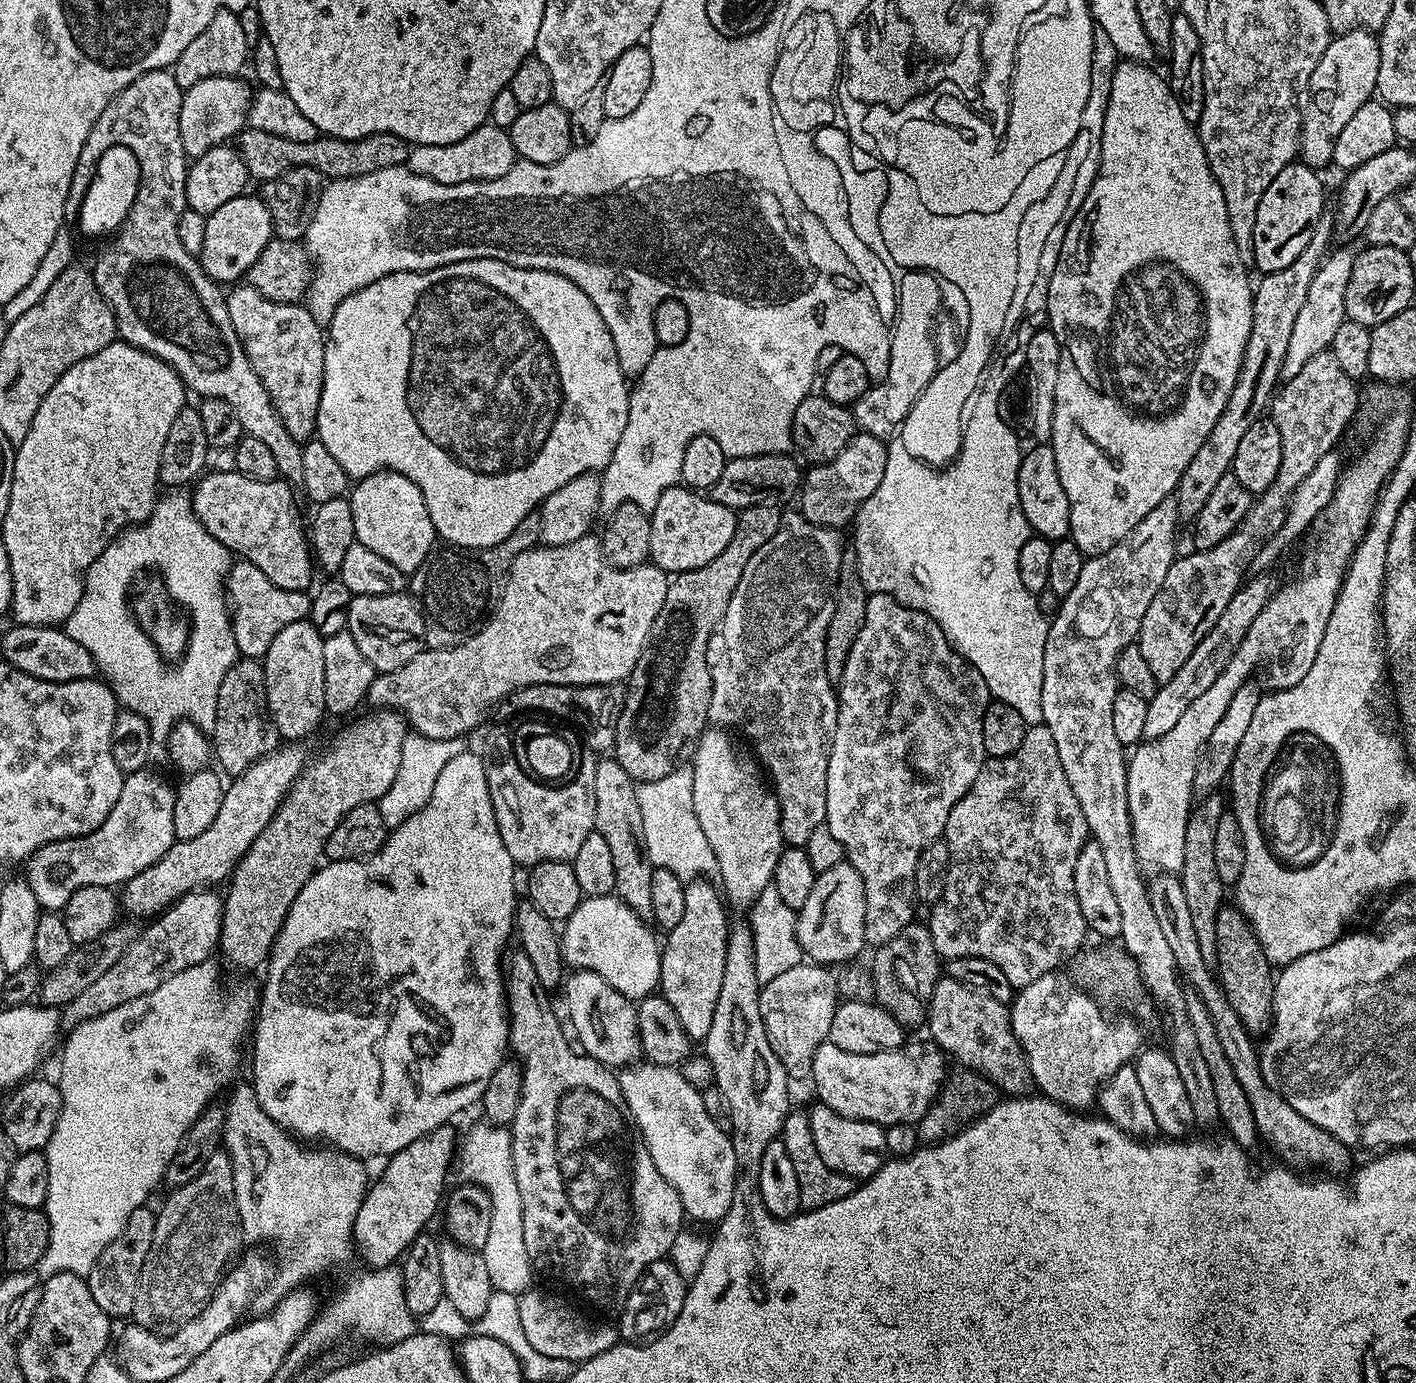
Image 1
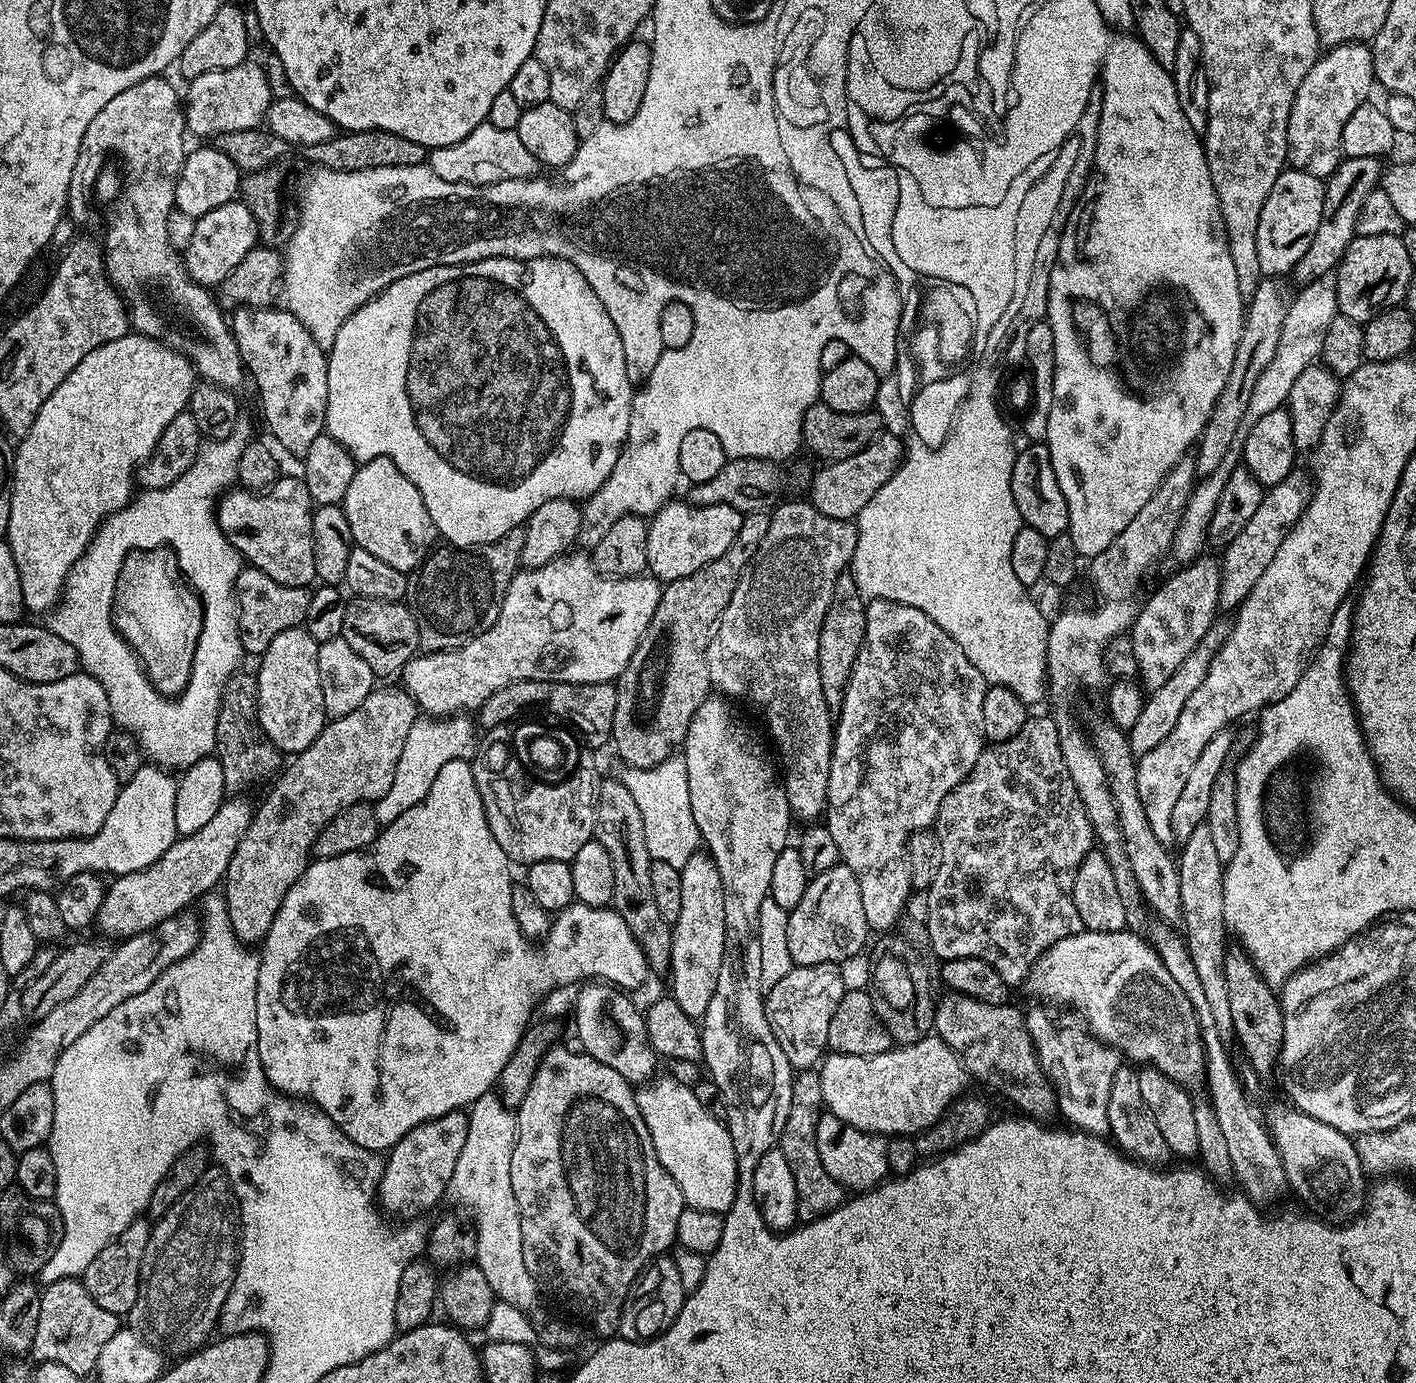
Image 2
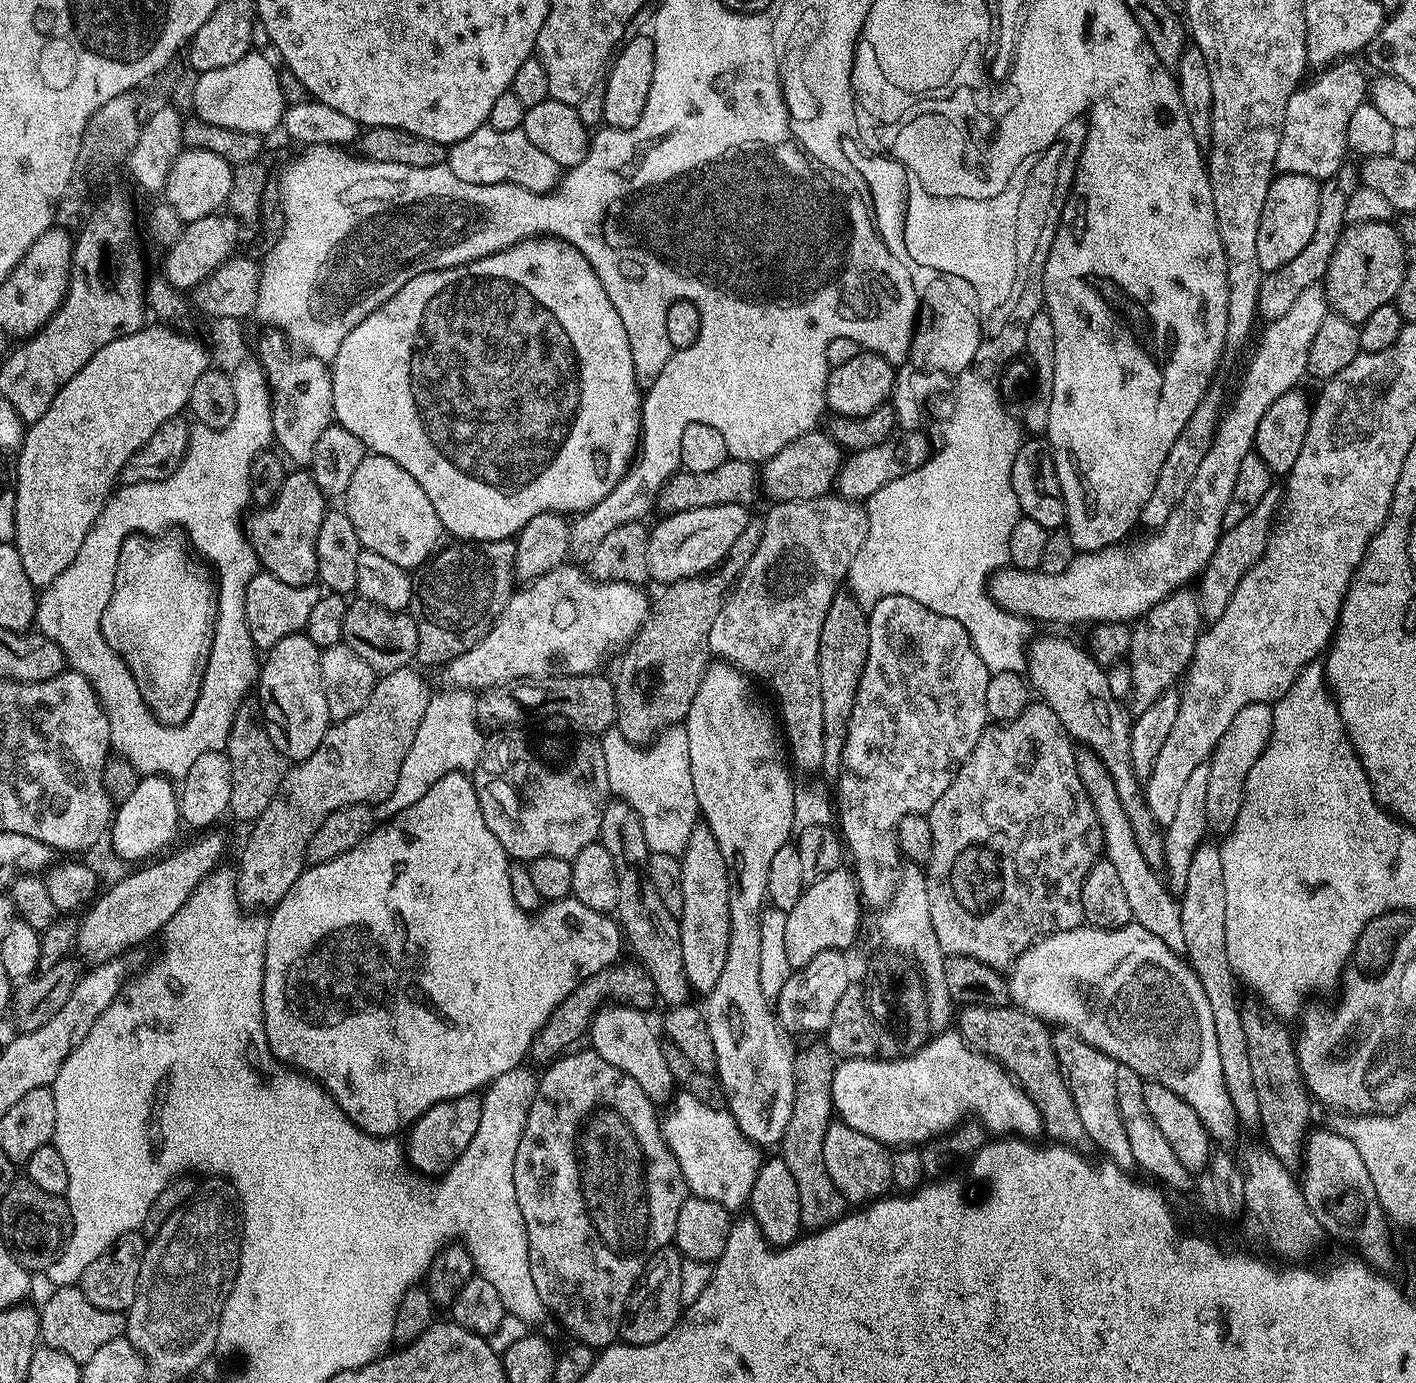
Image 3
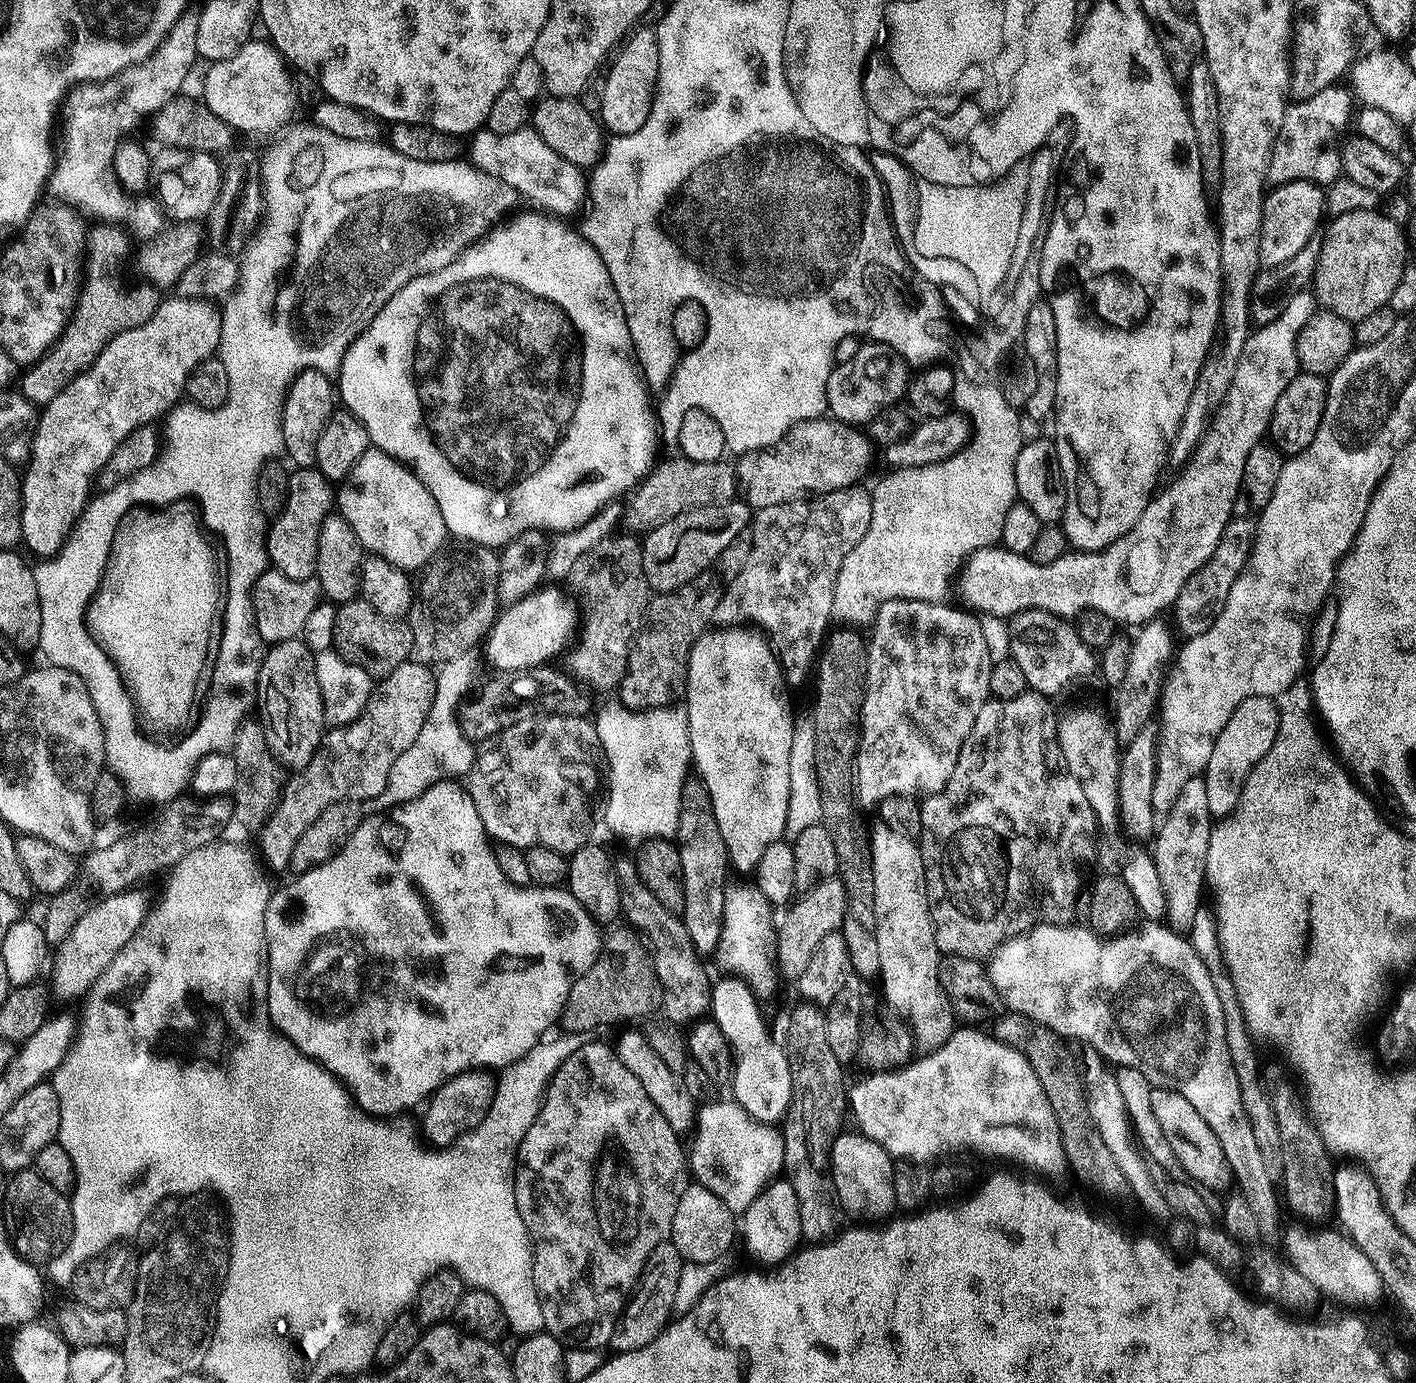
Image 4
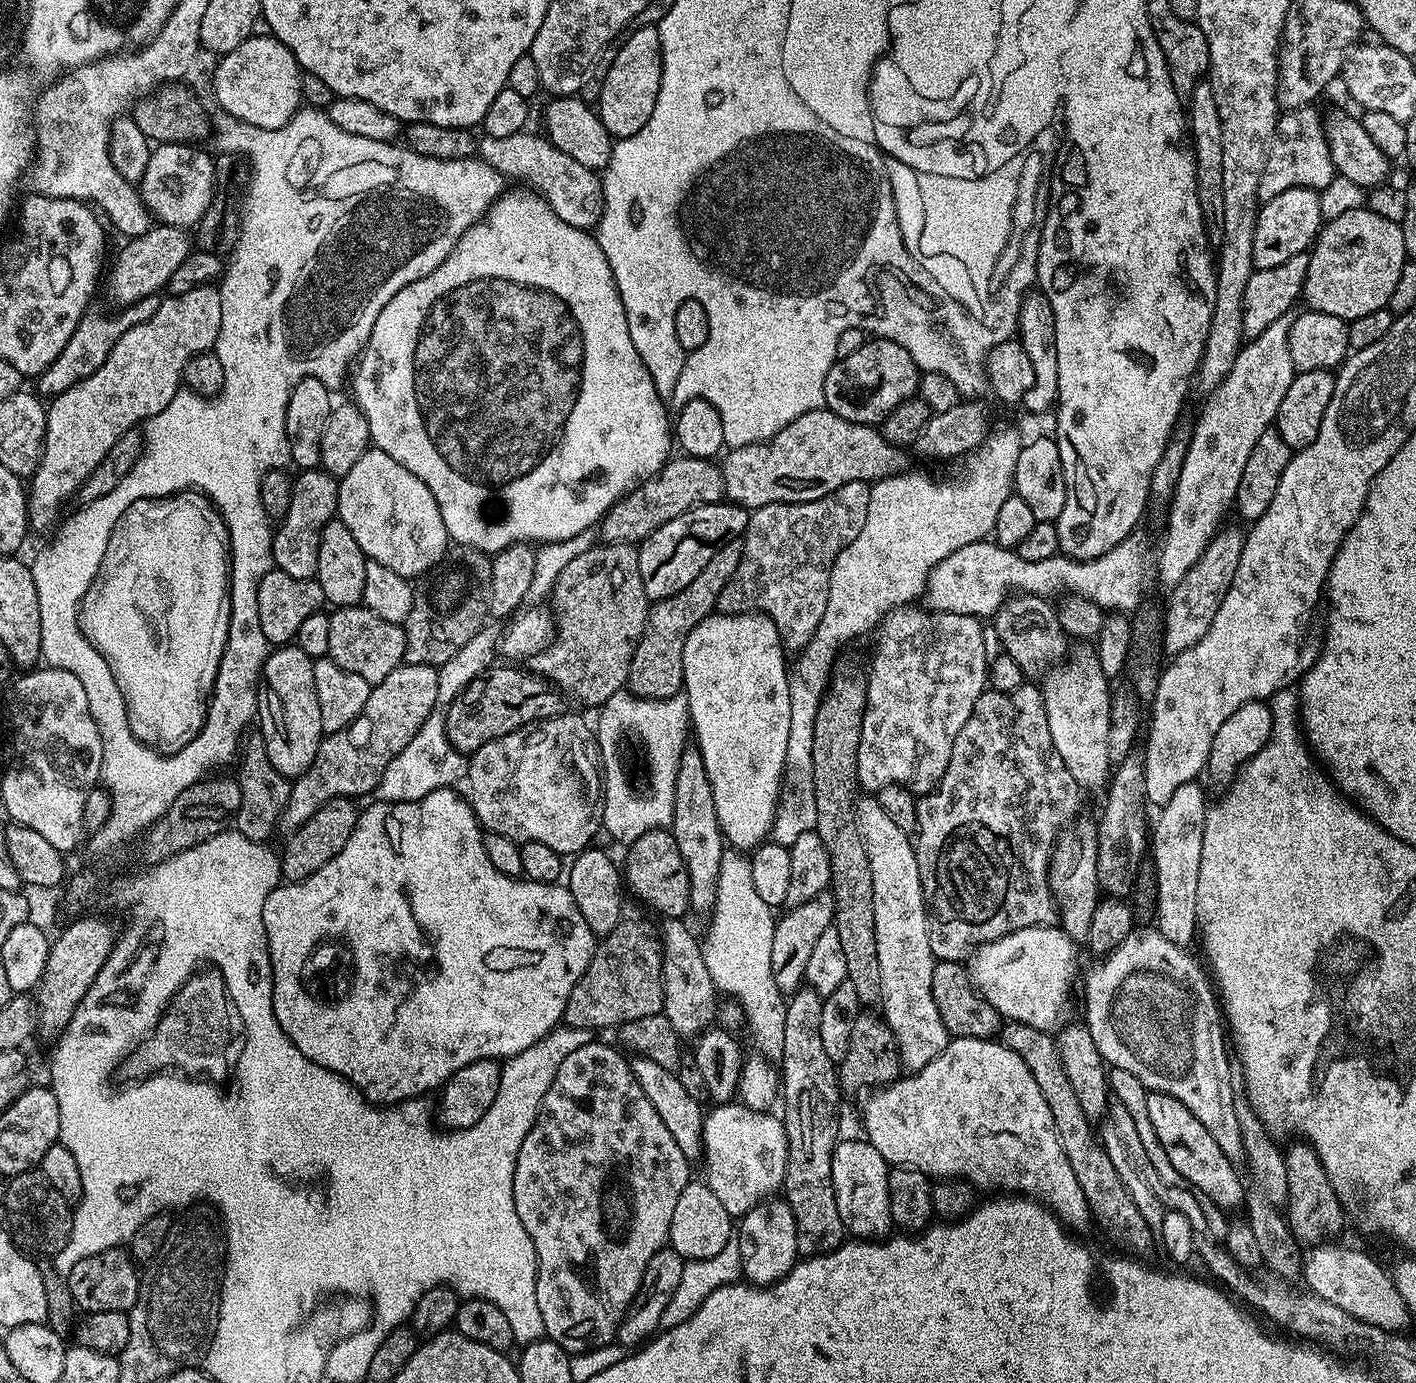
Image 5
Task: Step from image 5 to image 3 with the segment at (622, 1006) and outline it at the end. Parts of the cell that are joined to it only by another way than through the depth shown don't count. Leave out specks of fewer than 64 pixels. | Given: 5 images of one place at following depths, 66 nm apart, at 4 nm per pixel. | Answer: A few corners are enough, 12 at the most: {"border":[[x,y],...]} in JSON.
{"border":[[639,963],[586,978],[546,1018],[531,1059],[585,1039],[605,1002],[648,1010],[656,984]]}

